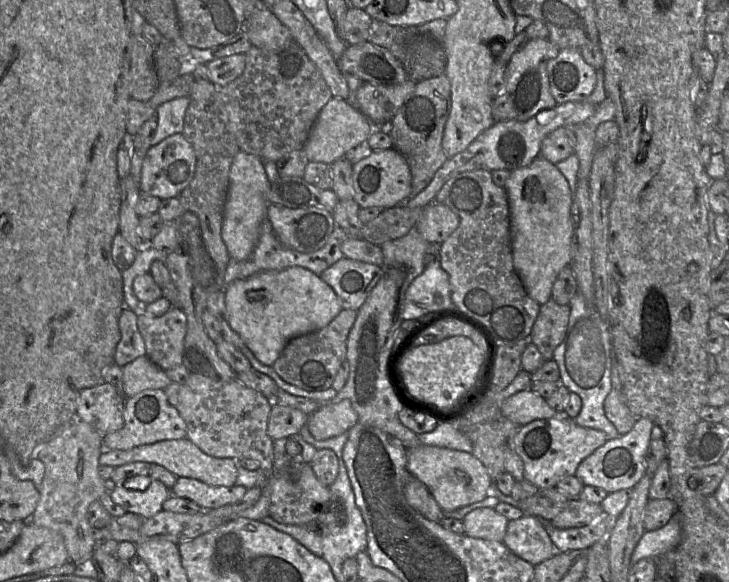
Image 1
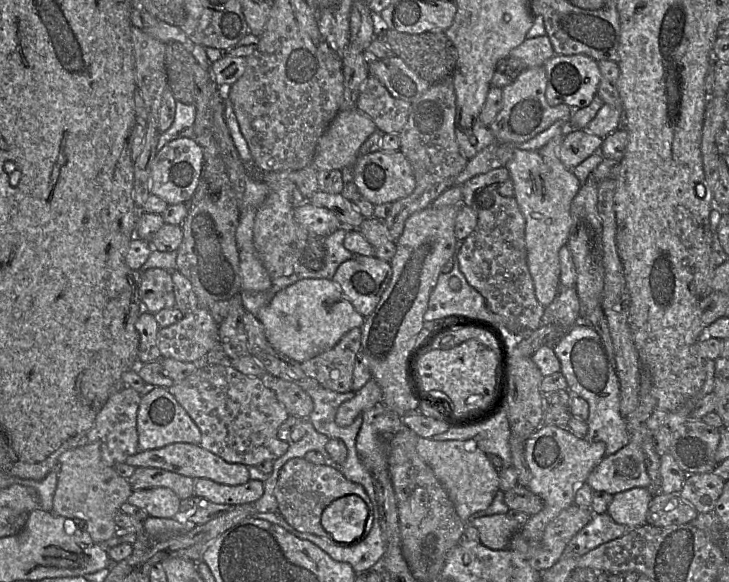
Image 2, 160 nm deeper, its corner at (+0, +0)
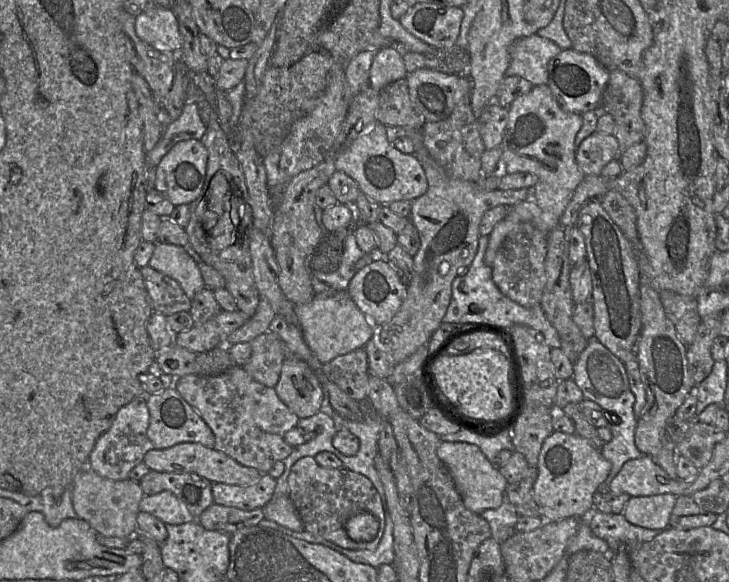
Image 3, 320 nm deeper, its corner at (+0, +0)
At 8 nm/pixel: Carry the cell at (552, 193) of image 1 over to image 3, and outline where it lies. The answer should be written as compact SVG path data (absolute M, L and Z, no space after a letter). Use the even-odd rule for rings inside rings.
M547 84L533 86L529 93L515 99L508 108L499 171L527 172L537 176L532 200L541 208L549 233L558 224L575 189L585 177L575 159L575 137L582 124L581 114L566 112L557 105Z

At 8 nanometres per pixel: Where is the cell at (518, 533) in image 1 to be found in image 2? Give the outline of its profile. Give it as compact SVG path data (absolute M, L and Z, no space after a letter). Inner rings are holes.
M541 425L527 438L525 458L531 474L527 487L544 502L543 509L530 516L529 520L519 528L519 532L531 546L539 545L547 524L562 510L574 504L578 487L586 483L591 471L605 457L605 452L605 443L589 442L579 438L568 427Z

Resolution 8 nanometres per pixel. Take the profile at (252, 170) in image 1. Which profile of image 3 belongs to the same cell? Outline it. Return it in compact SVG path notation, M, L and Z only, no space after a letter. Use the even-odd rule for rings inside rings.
M261 297L254 316L227 338L226 345L251 343L256 337L266 332L274 317L275 313L271 304L267 299Z

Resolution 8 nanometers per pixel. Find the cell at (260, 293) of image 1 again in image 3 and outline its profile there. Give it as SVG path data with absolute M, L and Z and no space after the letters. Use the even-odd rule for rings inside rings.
M331 289L316 293L309 303L295 305L294 309L305 342L322 364L365 348L374 336L374 325L358 309L346 290Z

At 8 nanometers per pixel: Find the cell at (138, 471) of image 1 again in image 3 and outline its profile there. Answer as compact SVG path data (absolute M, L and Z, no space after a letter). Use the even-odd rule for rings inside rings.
M150 471L139 484L144 495L172 492L192 520L213 504L212 483L197 475Z

